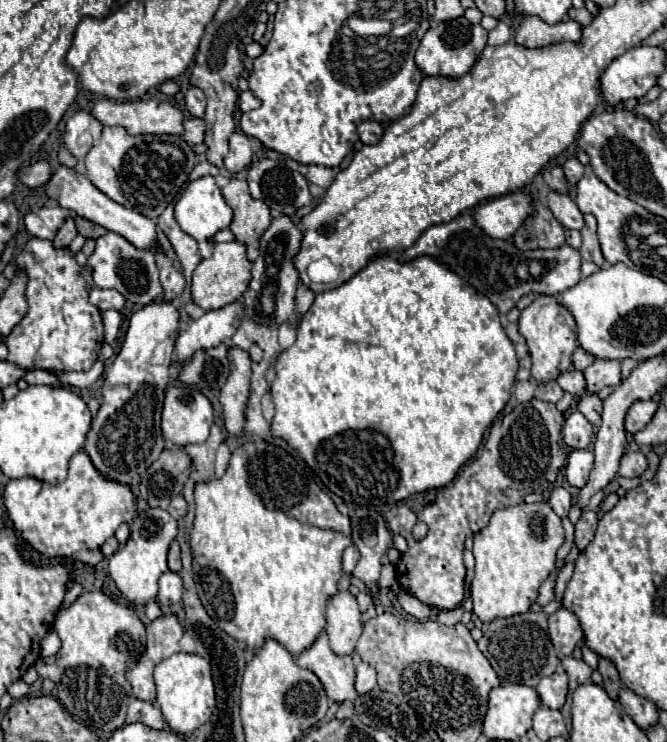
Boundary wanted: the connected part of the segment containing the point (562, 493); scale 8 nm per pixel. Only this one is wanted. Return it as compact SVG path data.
M563 487L553 489L553 493L551 493L551 497L549 497L549 505L553 507L553 511L555 511L559 517L567 517L567 515L569 515L569 509L571 509L571 493L565 491Z

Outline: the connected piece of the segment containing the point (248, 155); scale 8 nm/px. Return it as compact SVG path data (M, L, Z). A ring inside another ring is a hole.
M235 131L229 137L229 153L223 159L225 169L231 171L231 173L241 173L243 169L249 167L251 159L253 159L253 151L251 151L249 137L245 133L241 133L241 131Z

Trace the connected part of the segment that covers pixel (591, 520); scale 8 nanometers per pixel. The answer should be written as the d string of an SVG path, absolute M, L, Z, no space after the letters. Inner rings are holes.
M585 511L583 517L579 519L579 523L575 525L575 543L581 551L591 543L595 529L597 529L597 513Z

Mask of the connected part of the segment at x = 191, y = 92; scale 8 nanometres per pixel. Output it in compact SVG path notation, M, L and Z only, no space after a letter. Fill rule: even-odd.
M189 85L185 91L185 107L193 117L203 117L205 111L205 95L199 87Z

